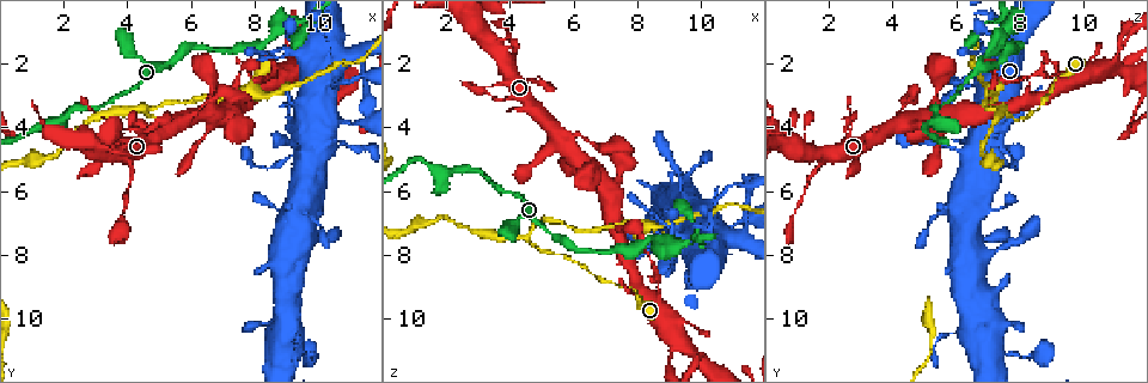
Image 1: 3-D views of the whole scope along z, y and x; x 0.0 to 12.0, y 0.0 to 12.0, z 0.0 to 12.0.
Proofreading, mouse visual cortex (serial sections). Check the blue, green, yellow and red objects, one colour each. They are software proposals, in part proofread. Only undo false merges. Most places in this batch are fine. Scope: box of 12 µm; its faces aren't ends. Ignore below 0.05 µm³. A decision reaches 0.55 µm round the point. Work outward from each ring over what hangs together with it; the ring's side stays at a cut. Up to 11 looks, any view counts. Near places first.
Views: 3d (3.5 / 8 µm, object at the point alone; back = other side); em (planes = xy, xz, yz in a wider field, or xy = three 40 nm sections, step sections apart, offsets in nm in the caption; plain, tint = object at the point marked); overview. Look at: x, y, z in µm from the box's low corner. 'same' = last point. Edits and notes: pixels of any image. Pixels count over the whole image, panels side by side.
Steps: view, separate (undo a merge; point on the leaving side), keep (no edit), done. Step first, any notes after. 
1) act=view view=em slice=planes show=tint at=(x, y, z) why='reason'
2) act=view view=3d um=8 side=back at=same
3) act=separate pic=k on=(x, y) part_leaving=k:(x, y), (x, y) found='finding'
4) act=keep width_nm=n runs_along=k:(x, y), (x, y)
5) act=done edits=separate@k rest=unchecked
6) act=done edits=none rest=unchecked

act=view view=3d um=3.5 side=back at=(8.7, 2.4, 9.3) why='three-way junction'

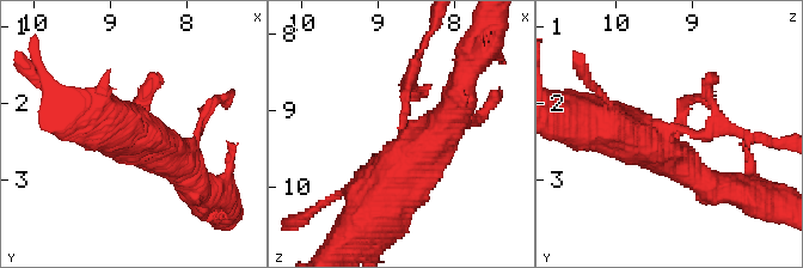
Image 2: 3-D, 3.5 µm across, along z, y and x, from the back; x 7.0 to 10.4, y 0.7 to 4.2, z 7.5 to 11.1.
act=view view=em slice=xy step=5 show=plain at=(8.65, 2.35, 9.30) why='now the EM'

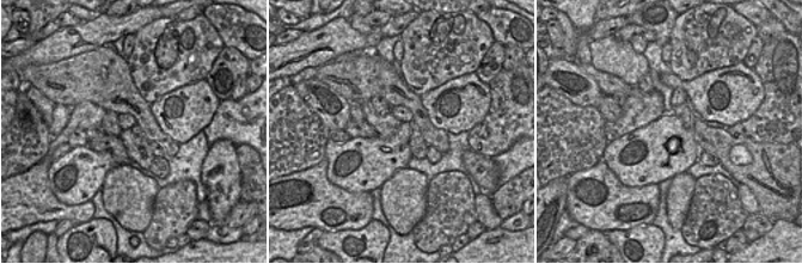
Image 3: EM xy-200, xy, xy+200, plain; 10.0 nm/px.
act=view view=em slice=xy step=5 show=tint at=same

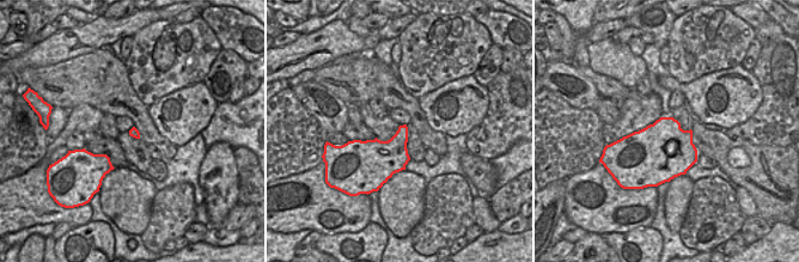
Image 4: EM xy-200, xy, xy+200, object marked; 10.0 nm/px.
act=keep runs_along=2:(459, 97), (374, 211) found='continuous, no second cell'

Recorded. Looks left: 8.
act=view view=3d um=8 at=(4.6, 3.4, 7.5) why='sharp bend'

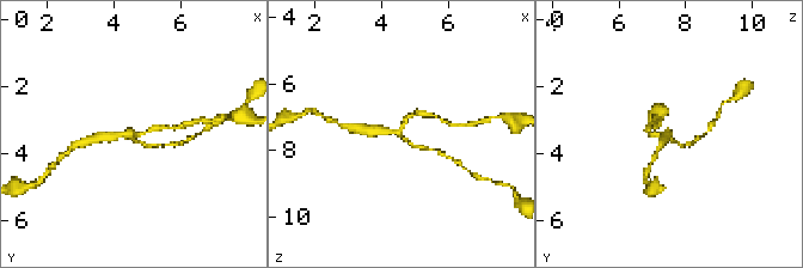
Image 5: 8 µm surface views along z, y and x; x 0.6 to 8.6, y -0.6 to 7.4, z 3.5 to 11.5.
act=view view=em slice=xy step=5 show=tint at=(4.6, 3.4, 7.5)

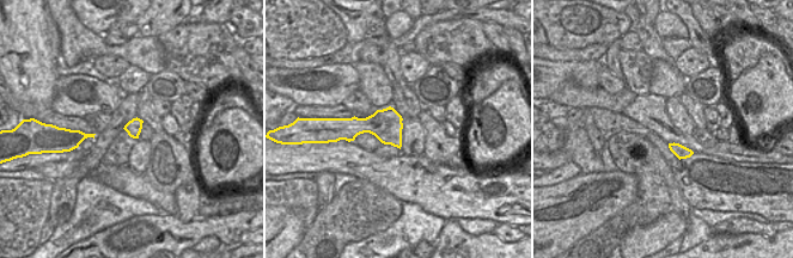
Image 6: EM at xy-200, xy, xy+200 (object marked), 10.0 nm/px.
act=keep arms=3 runs_along=5:(684, 146), (649, 128) found='continuous, no second cell'

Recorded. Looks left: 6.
act=view view=3d um=8 at=(7.8, 2.8, 7.0) why='branch point'

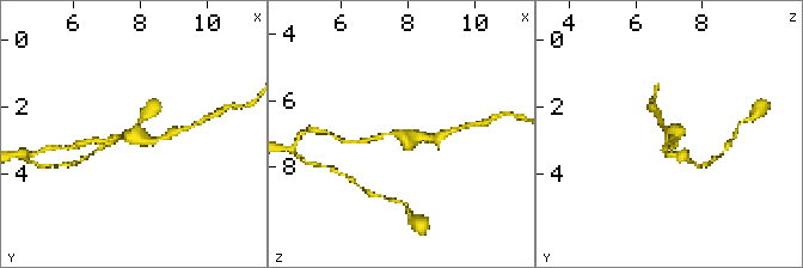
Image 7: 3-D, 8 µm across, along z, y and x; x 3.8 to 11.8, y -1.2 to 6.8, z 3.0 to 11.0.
act=view view=em slice=xy step=5 show=tint at=(7.8, 2.9, 7.1) why='shape alone is not enough'

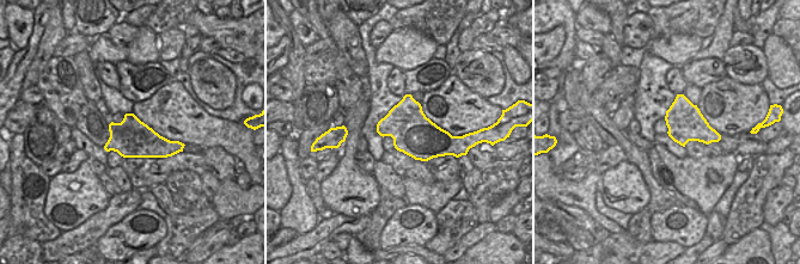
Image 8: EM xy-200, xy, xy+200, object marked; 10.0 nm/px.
act=keep width_nm=440 runs_along=7:(367, 141), (381, 134), (433, 136) found='continuous, no second cell'

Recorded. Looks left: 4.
act=view view=3d um=3.5 at=(9.1, 1.1, 7.5) why='abrupt turn'

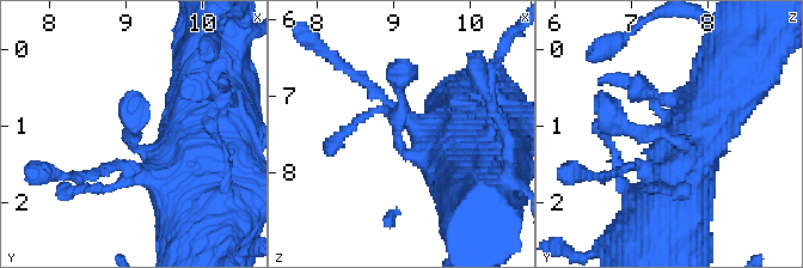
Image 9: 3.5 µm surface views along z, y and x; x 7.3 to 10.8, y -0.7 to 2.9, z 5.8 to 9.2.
act=view view=em slice=xy step=1 show=tint at=(9.00, 1.10, 7.45) why='now the EM'

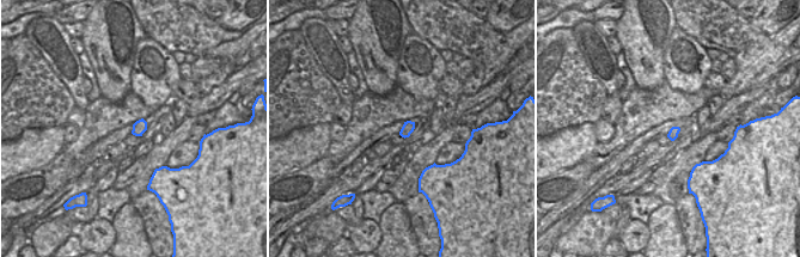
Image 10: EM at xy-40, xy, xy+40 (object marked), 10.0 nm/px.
act=keep width_nm=120 runs_along=9:(684, 172), (684, 142), (626, 128), (601, 99) found='continuous, no second cell'

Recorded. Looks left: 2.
act=done edits=none rest=unchecked

